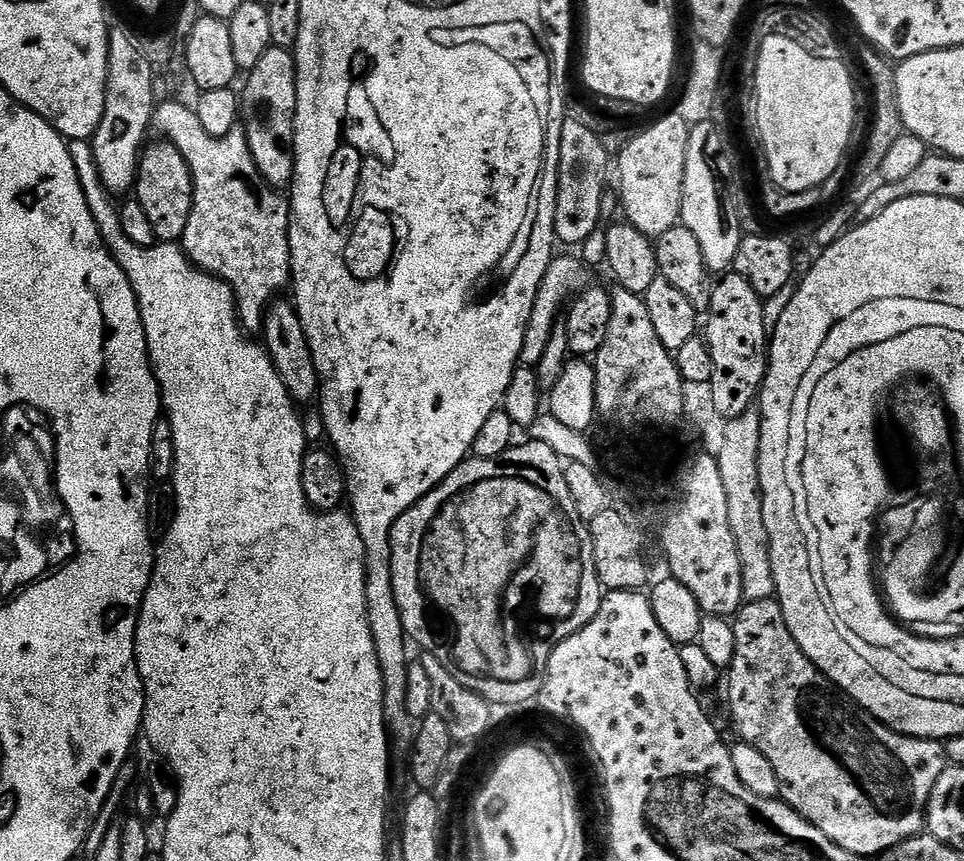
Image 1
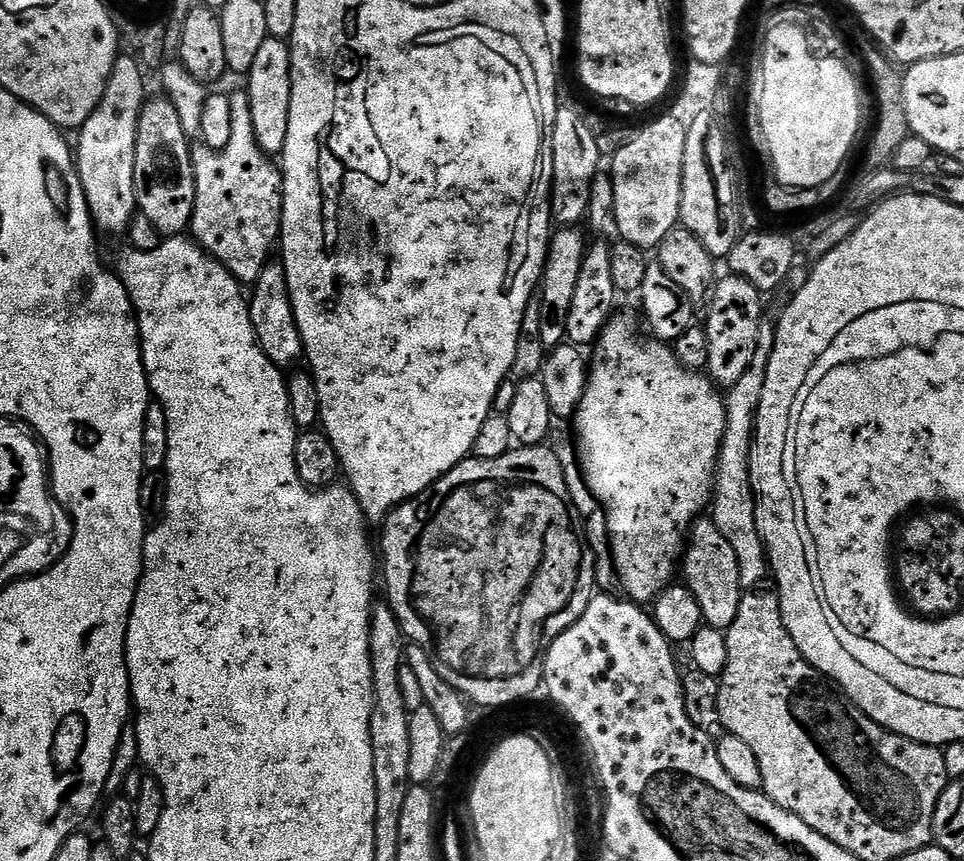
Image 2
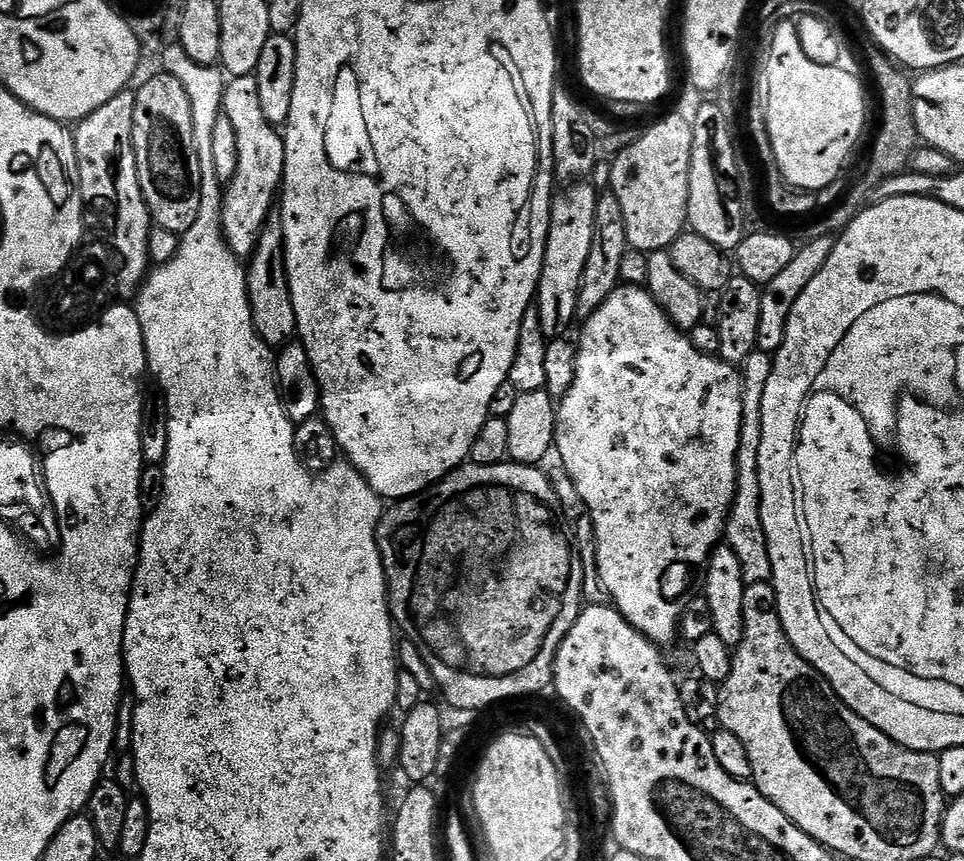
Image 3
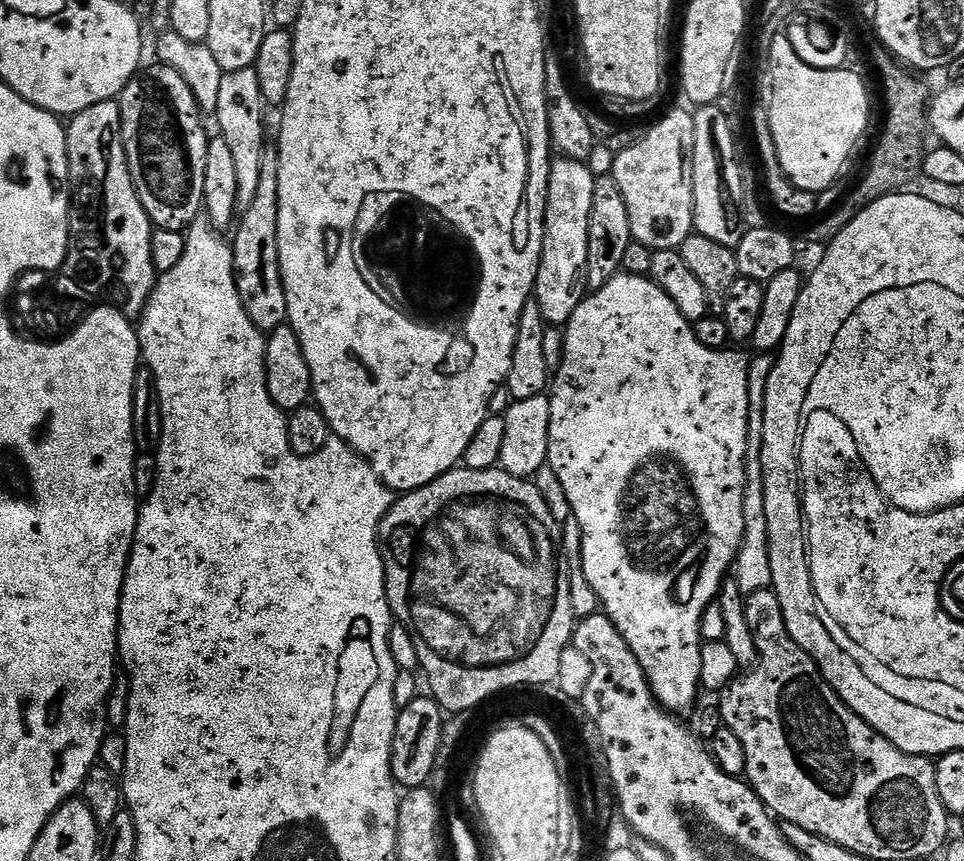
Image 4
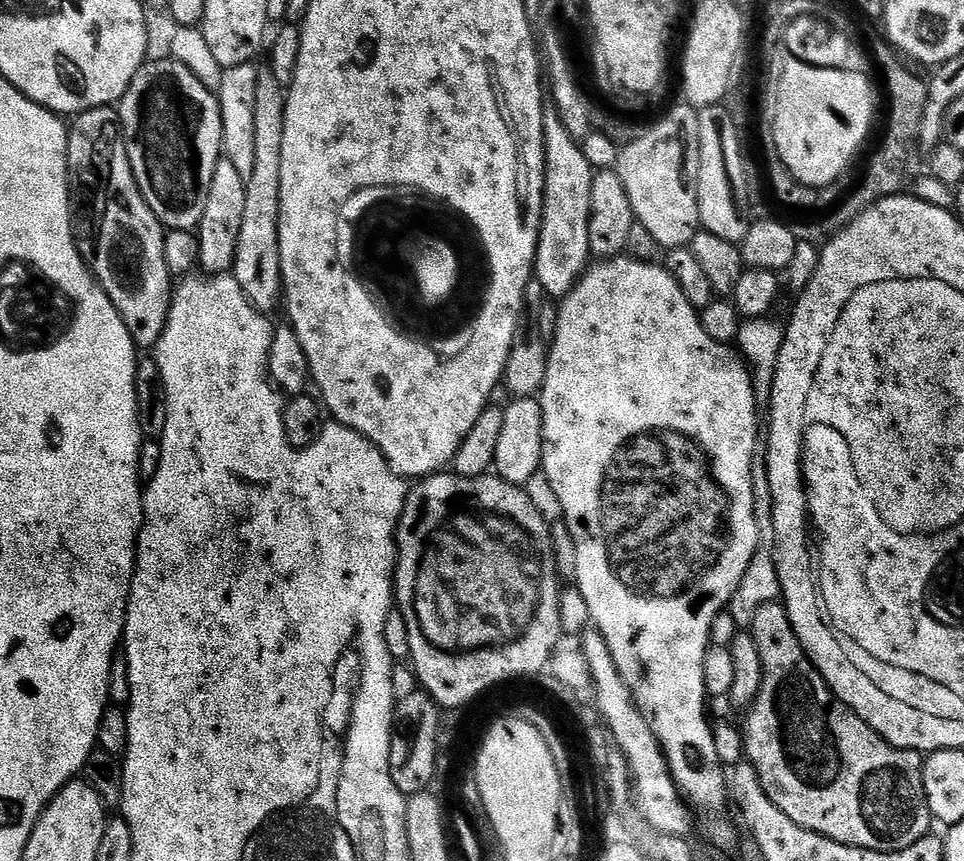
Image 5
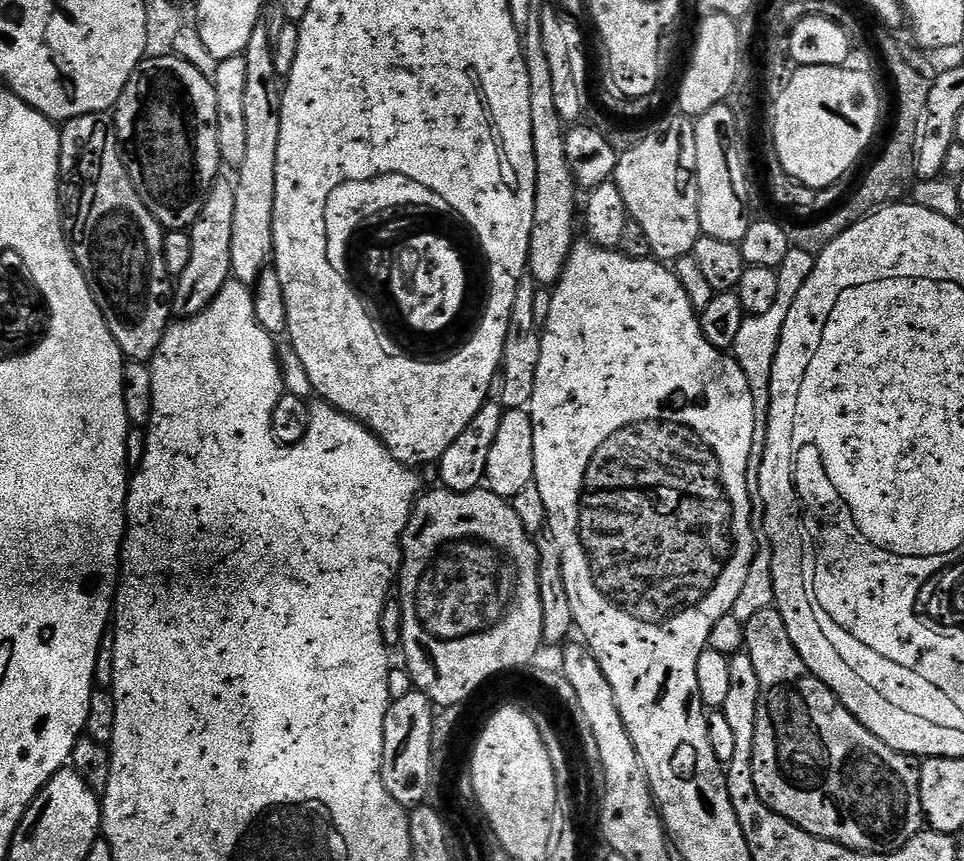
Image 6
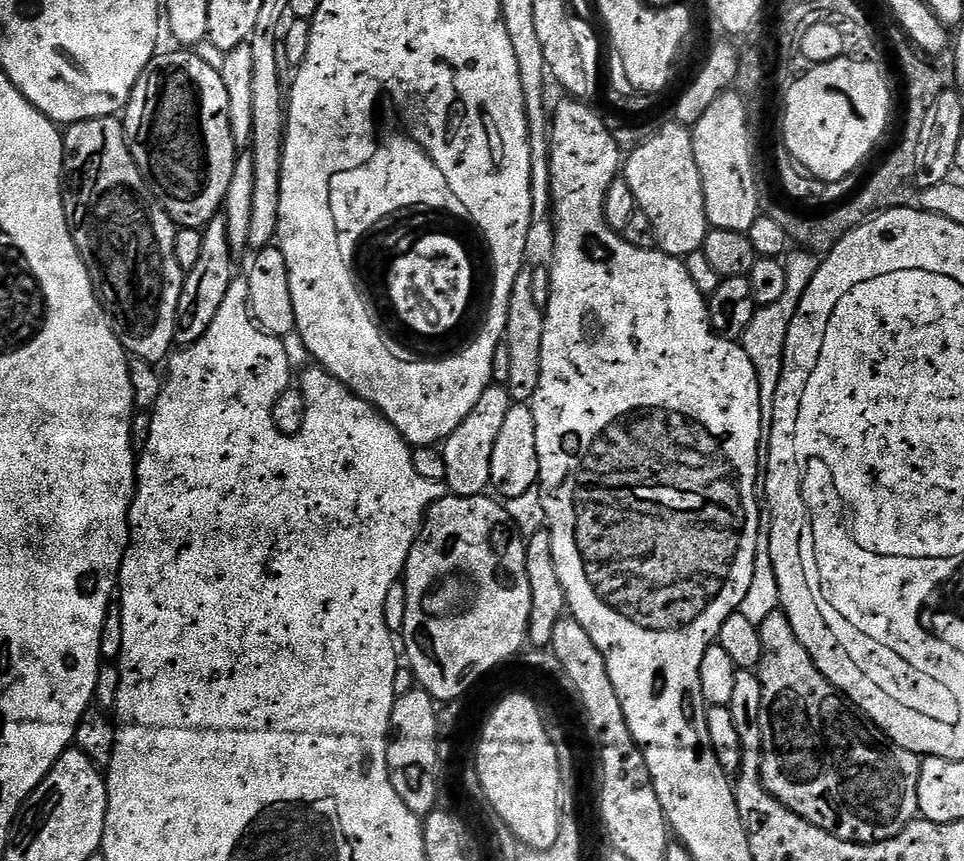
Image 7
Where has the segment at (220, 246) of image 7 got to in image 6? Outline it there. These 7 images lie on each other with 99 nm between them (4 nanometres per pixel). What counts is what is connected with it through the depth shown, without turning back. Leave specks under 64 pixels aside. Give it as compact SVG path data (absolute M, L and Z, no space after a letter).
M217 179L202 206L202 214L192 224L190 235L190 262L174 284L172 311L177 317L187 318L202 314L218 298L222 286L232 276L230 244L234 242L235 183L231 179Z

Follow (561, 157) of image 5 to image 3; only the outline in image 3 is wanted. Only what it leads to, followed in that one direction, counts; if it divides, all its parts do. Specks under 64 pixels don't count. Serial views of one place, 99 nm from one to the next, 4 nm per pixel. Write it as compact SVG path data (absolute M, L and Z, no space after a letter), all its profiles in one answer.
M576 182L565 196L557 195L552 202L552 212L548 215L548 237L542 262L540 284L536 288L534 306L538 310L538 318L542 318L542 330L545 337L563 337L571 324L577 323L576 307L578 306L578 290L582 270L586 270L586 258L590 258L590 242L594 242L594 210L596 209L597 189L588 182Z

